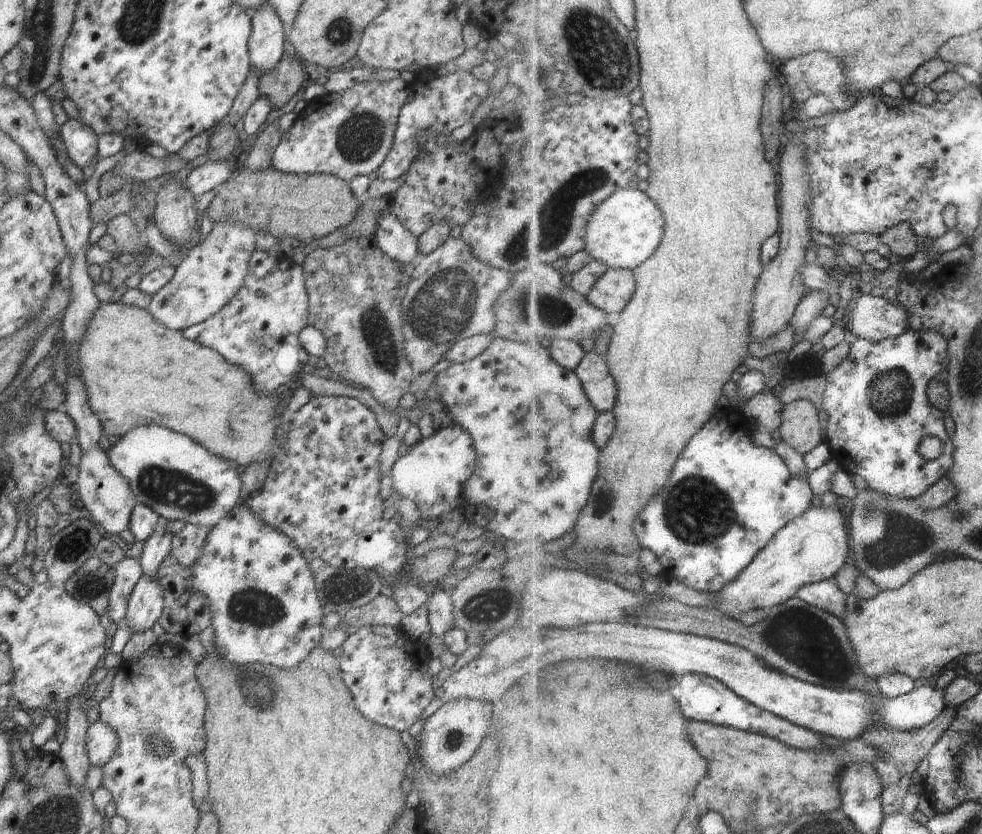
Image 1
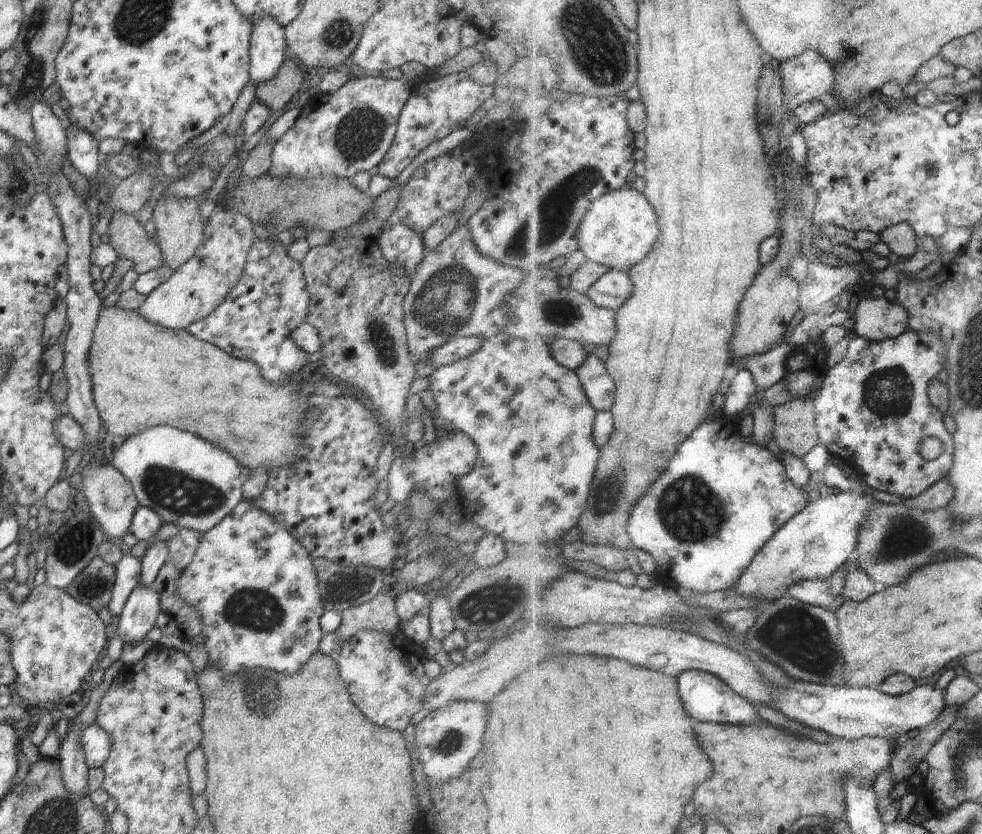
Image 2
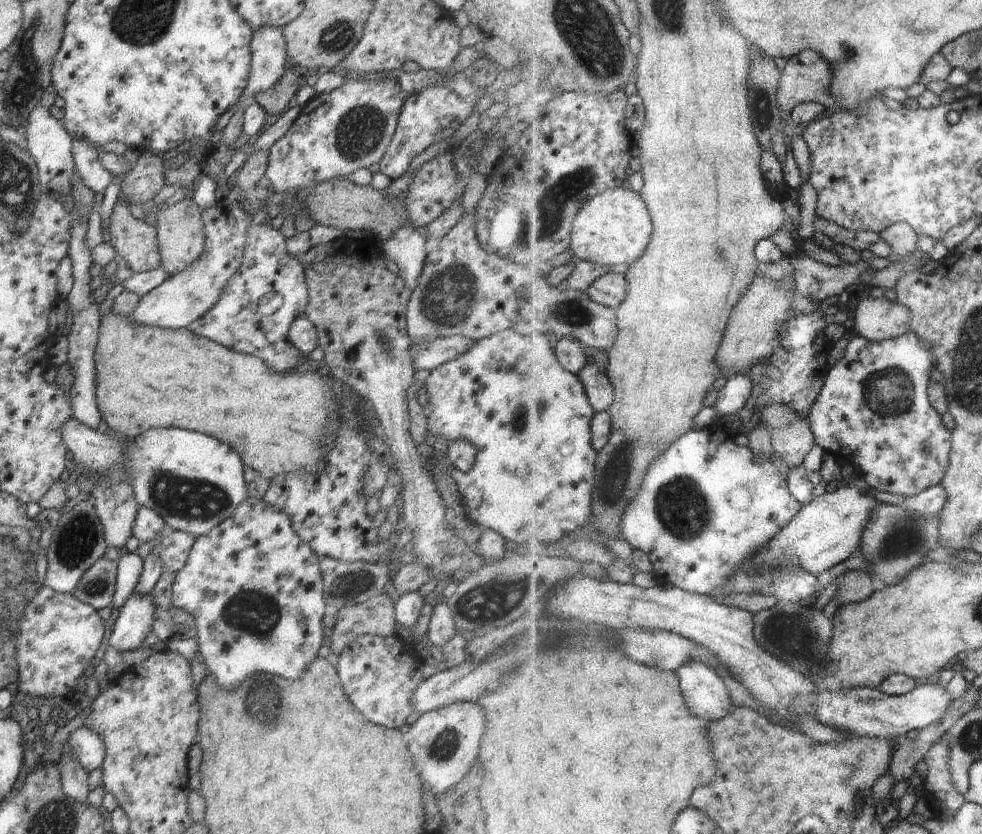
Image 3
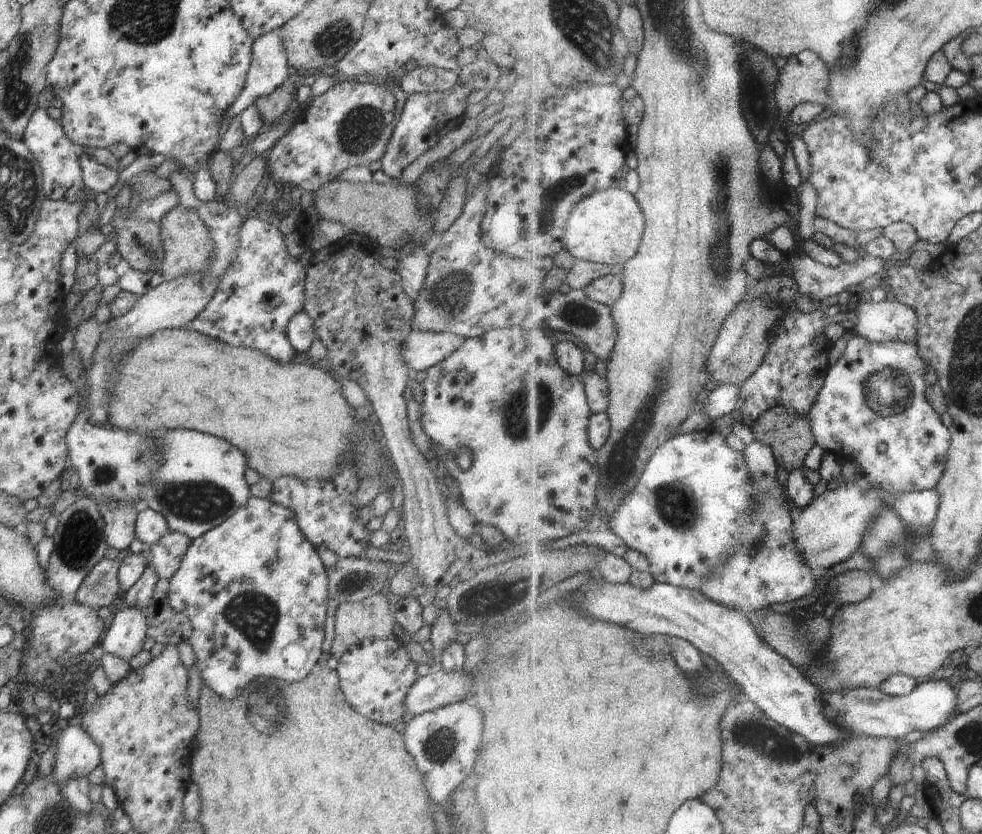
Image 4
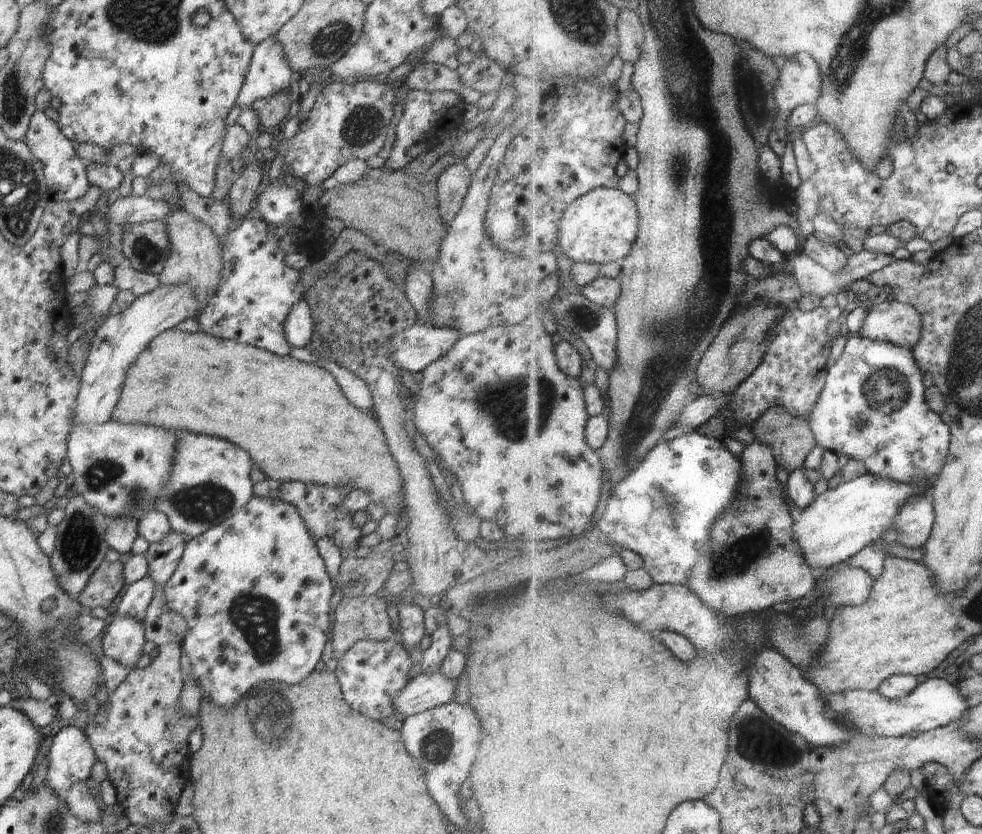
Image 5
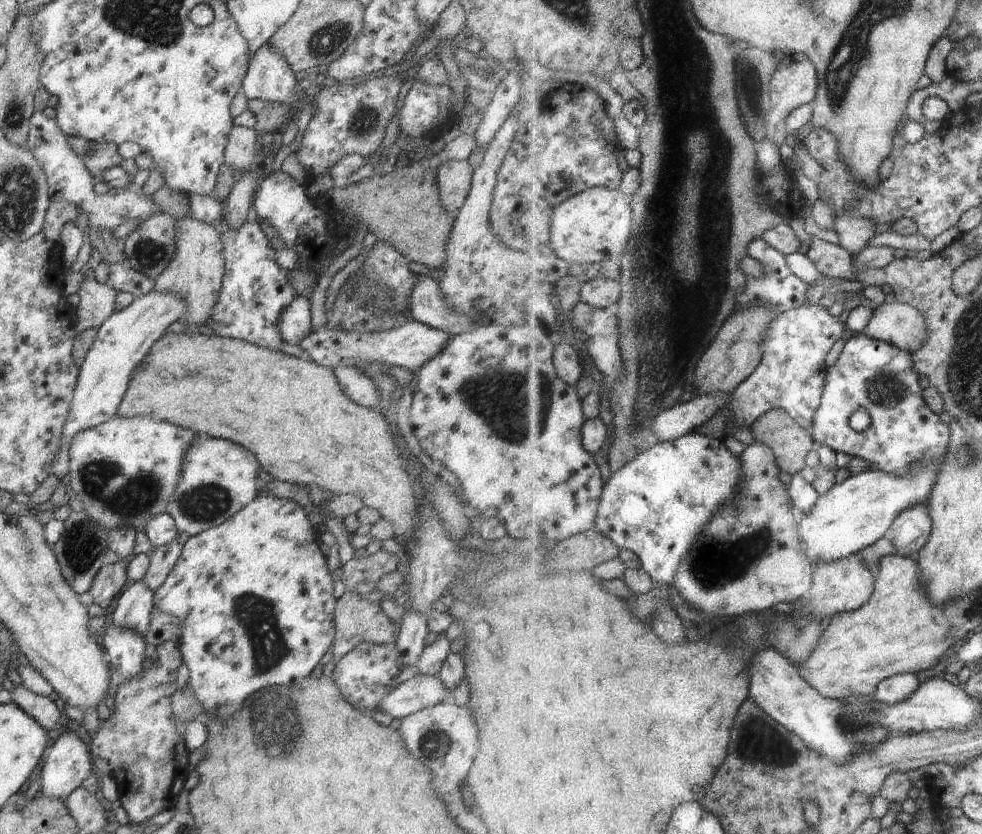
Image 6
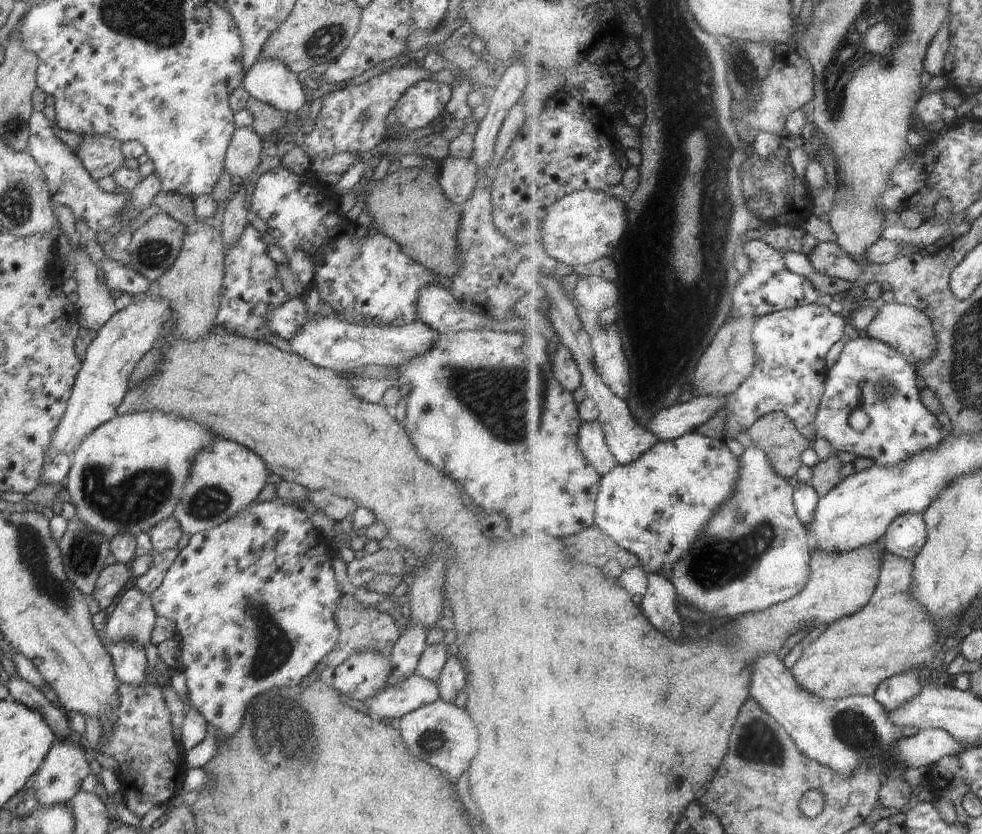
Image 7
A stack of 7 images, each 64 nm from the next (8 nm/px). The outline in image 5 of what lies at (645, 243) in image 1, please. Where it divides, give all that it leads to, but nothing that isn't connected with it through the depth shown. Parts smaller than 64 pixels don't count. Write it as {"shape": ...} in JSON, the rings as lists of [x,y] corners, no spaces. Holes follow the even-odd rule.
{"shape":[[[619,187],[595,188],[590,194],[582,196],[576,200],[566,214],[562,217],[560,227],[560,253],[564,259],[570,262],[599,262],[600,264],[610,264],[616,261],[624,262],[627,256],[631,256],[634,250],[634,243],[638,238],[638,222],[640,220],[638,206],[632,195],[626,194]]]}

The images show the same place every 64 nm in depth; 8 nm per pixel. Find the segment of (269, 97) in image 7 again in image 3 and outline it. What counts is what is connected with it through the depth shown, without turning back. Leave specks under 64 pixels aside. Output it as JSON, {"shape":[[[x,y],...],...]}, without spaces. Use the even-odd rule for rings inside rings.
{"shape":[[[263,27],[254,32],[246,89],[233,109],[220,117],[214,131],[226,128],[237,110],[246,108],[259,93],[273,88],[288,70],[288,58],[282,27]]]}

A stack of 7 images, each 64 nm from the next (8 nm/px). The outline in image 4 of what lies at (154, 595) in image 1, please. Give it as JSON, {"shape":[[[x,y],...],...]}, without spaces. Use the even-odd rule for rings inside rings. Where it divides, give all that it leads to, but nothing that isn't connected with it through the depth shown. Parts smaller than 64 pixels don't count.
{"shape":[[[123,606],[119,611],[114,610],[116,616],[108,626],[102,648],[104,652],[120,656],[128,661],[132,656],[142,652],[144,640],[147,637],[146,613],[136,606]]]}

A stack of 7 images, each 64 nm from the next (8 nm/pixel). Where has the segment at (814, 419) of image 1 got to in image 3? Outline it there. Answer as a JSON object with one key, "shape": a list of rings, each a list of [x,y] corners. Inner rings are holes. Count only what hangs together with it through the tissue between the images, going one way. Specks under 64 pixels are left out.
{"shape":[[[778,403],[762,412],[765,428],[769,429],[776,446],[776,456],[788,466],[802,467],[810,452],[817,447],[810,421],[810,412],[797,412],[790,404]]]}

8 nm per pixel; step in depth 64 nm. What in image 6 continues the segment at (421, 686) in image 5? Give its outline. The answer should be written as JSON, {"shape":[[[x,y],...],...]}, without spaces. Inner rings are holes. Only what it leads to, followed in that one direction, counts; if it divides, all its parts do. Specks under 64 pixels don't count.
{"shape":[[[417,674],[413,678],[400,683],[396,690],[386,694],[380,700],[380,710],[390,714],[392,718],[403,719],[419,710],[436,706],[439,702],[451,700],[450,690],[442,684],[437,675]]]}

